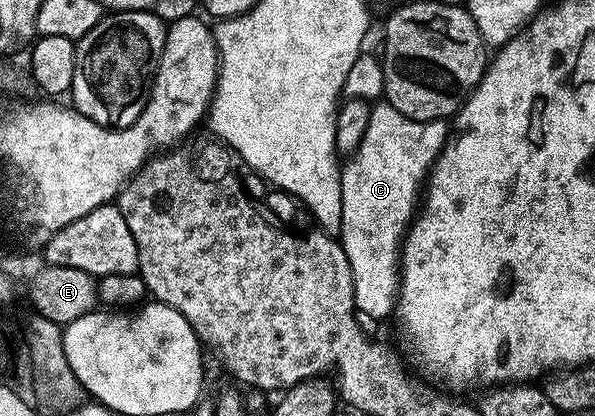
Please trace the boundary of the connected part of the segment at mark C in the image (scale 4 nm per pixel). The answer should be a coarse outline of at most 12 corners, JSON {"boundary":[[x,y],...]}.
{"boundary":[[371,105],[340,169],[338,237],[361,317],[393,315],[400,249],[448,141]]}

